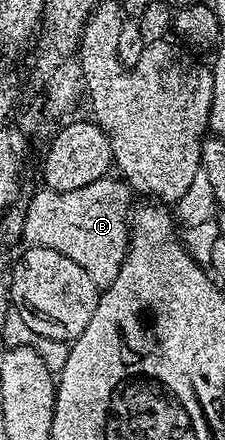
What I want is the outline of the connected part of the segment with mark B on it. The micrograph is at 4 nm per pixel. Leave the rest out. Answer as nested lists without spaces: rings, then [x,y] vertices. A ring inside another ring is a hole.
[[[107,176],[95,183],[87,183],[87,187],[79,187],[79,191],[63,191],[62,193],[41,187],[38,188],[38,193],[30,199],[29,205],[24,206],[24,240],[29,245],[51,247],[59,251],[59,255],[67,255],[67,259],[79,263],[79,267],[83,267],[83,271],[91,275],[91,283],[95,283],[98,287],[104,287],[113,282],[115,275],[119,275],[119,267],[123,267],[125,256],[129,253],[131,190],[124,180],[113,180],[112,176]]]

